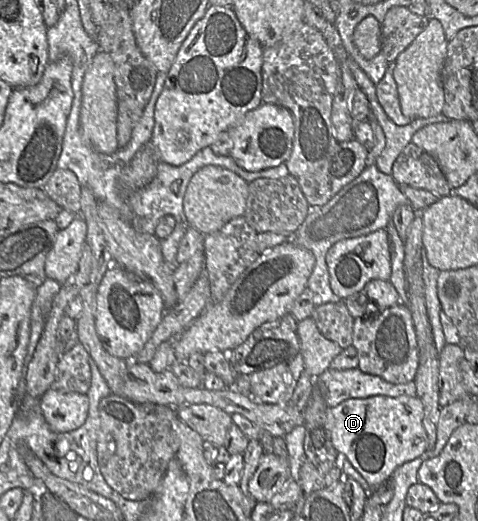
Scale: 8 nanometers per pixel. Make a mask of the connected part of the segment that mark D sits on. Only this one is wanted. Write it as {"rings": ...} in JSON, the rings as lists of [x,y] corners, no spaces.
{"rings":[[[417,396],[350,398],[328,407],[326,417],[333,446],[359,472],[371,490],[388,480],[398,466],[427,451],[423,404]]]}

